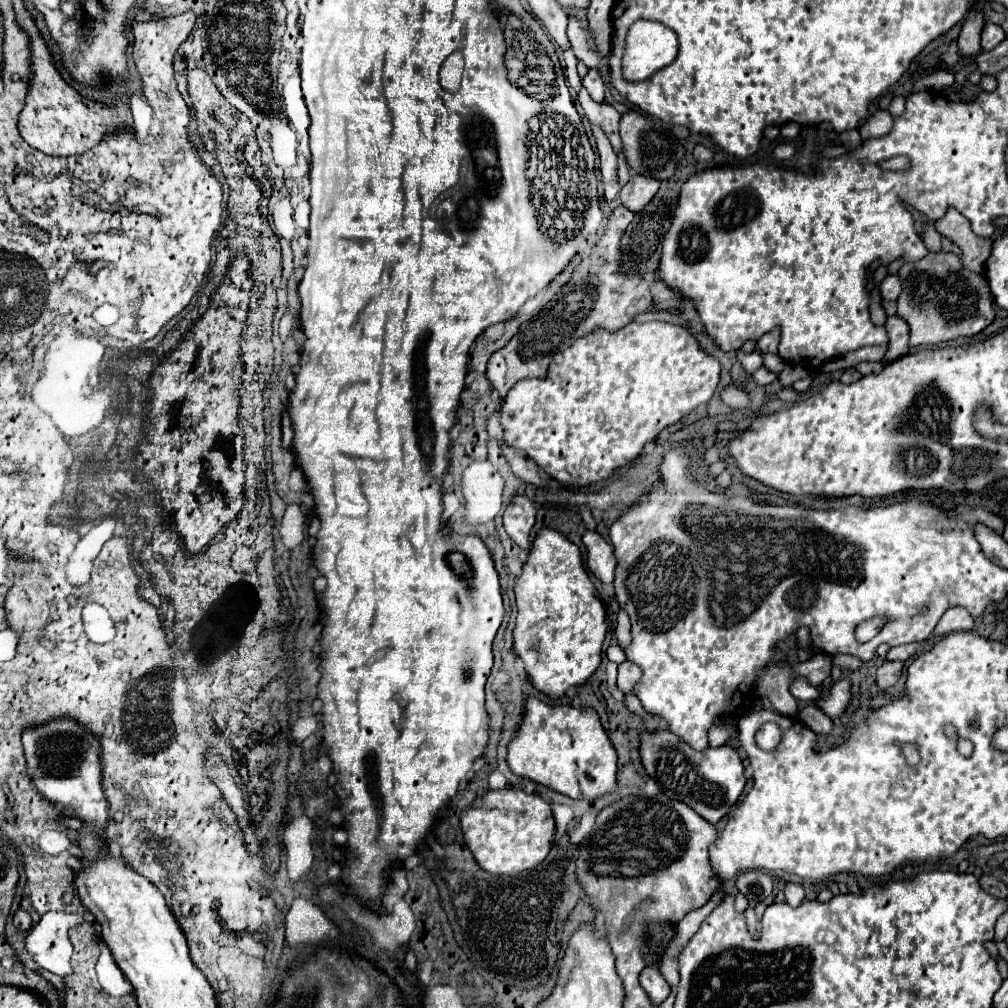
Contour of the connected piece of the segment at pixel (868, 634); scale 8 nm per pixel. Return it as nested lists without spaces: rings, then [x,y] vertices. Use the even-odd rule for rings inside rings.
[[[873,618],[873,620],[867,620],[867,622],[861,622],[859,626],[857,626],[857,640],[859,642],[869,642],[877,632],[879,632],[879,628],[881,628],[881,622],[877,620],[877,618]]]

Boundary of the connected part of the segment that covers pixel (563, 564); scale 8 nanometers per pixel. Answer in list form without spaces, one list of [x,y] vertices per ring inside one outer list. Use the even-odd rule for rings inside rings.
[[[541,528],[531,544],[529,558],[523,564],[521,576],[515,580],[515,602],[517,602],[517,622],[513,630],[513,648],[521,656],[525,670],[541,692],[551,698],[565,694],[569,686],[583,684],[601,664],[601,644],[607,634],[603,602],[583,566],[581,548],[567,540],[561,532],[551,528]]]

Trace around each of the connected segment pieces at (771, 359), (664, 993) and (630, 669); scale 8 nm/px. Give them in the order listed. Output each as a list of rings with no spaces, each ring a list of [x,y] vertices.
[[[765,354],[765,356],[763,356],[763,366],[765,366],[769,372],[781,374],[781,370],[785,368],[785,362],[783,362],[777,354]]]
[[[651,962],[651,964],[647,964],[647,966],[641,970],[639,982],[641,982],[643,990],[647,992],[647,996],[651,998],[651,1002],[653,1002],[655,1006],[661,1004],[661,1002],[669,996],[669,990],[671,990],[671,988],[669,988],[667,980],[663,978],[657,962]]]
[[[623,662],[619,664],[619,676],[617,676],[617,686],[623,694],[631,694],[637,680],[641,678],[641,670],[633,662]]]

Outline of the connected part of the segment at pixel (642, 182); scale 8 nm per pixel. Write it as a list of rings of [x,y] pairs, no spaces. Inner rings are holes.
[[[631,176],[631,180],[621,188],[619,198],[629,210],[641,212],[657,194],[657,190],[659,190],[659,180],[649,180],[645,176]]]

